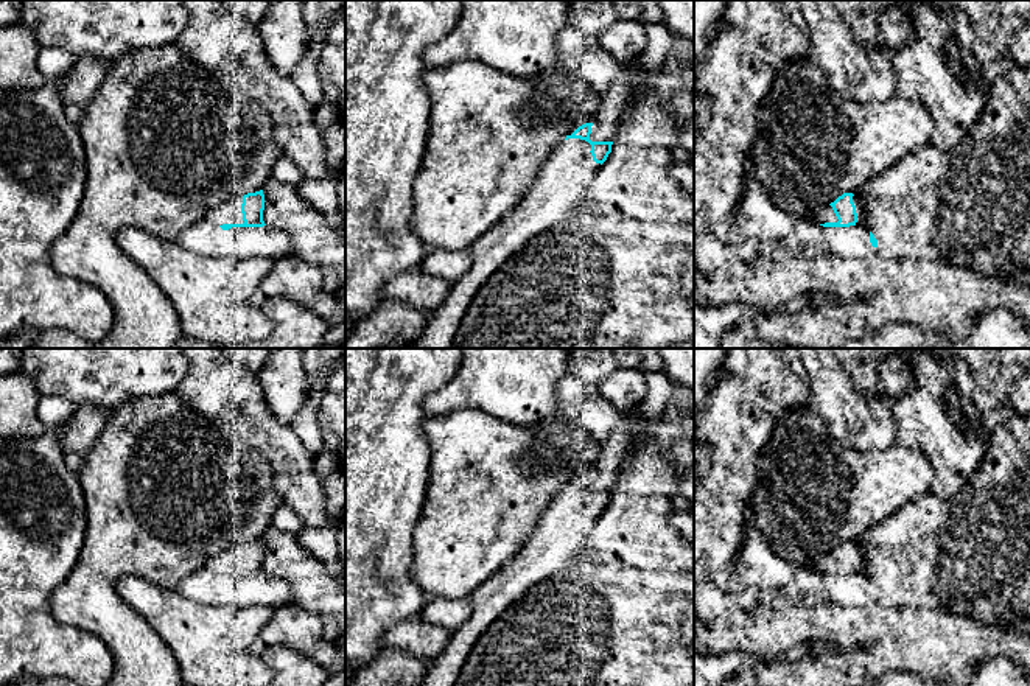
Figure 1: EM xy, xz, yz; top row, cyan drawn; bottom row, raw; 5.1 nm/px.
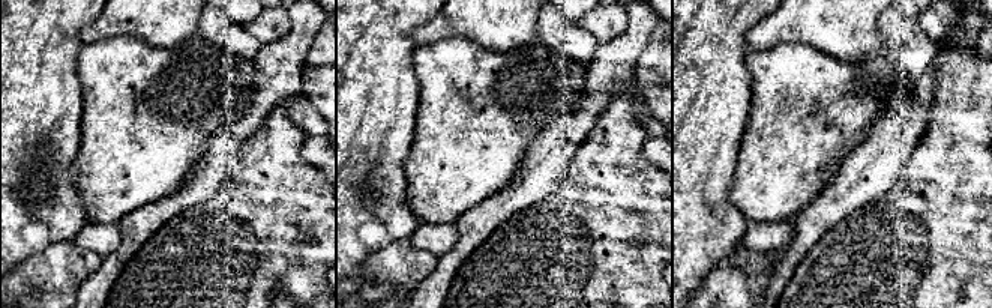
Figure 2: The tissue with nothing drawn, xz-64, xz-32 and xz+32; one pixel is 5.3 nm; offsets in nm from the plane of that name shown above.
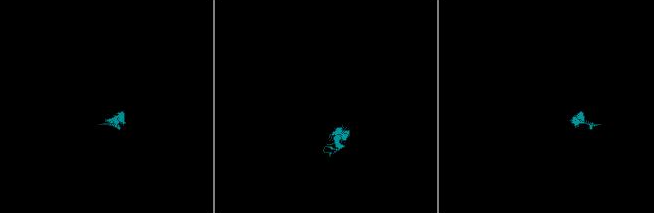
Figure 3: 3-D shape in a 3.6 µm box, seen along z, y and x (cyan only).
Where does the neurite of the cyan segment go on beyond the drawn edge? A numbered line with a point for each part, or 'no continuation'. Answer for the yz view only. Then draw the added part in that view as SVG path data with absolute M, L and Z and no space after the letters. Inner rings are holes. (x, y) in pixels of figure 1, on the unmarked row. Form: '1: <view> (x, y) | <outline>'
1: yz (861, 557) | M854 543L853 544L853 551L856 554L856 562L857 562L857 574L865 574L867 571L867 554L865 551L857 544Z
2: yz (825, 562) | M831 554L818 555L815 560L808 562L804 565L804 568L809 568L815 572L837 571L839 569Z

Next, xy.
1: xy (229, 560) | M236 546L227 549L205 562L205 568L216 574L222 572L243 572L243 562L241 562L243 546Z

